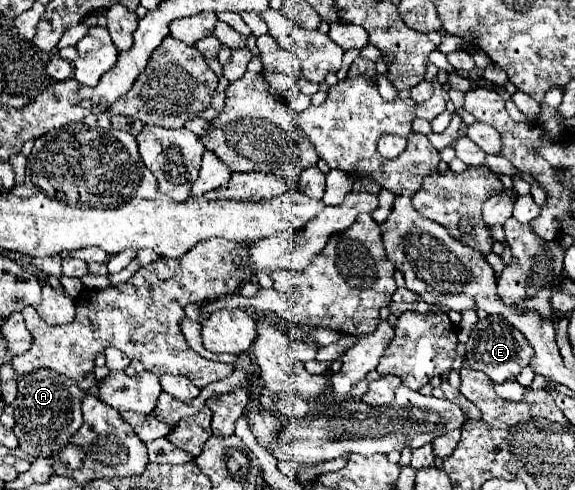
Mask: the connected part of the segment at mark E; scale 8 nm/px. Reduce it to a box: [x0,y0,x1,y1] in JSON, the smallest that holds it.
[467,315,533,383]

